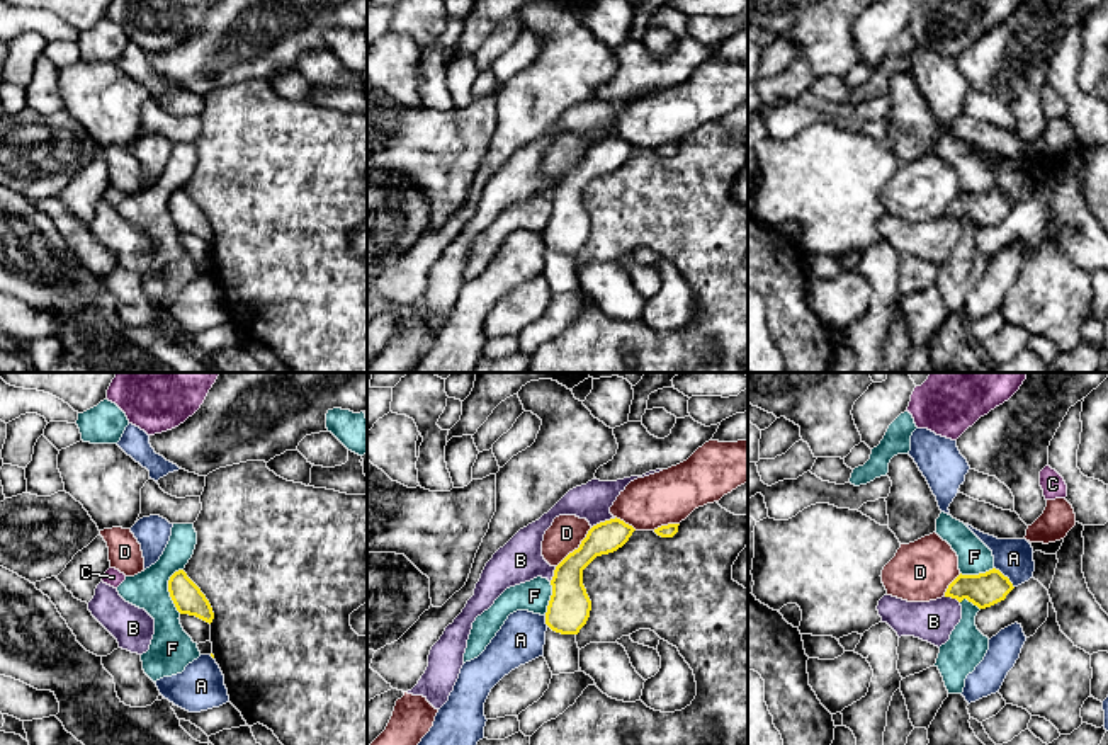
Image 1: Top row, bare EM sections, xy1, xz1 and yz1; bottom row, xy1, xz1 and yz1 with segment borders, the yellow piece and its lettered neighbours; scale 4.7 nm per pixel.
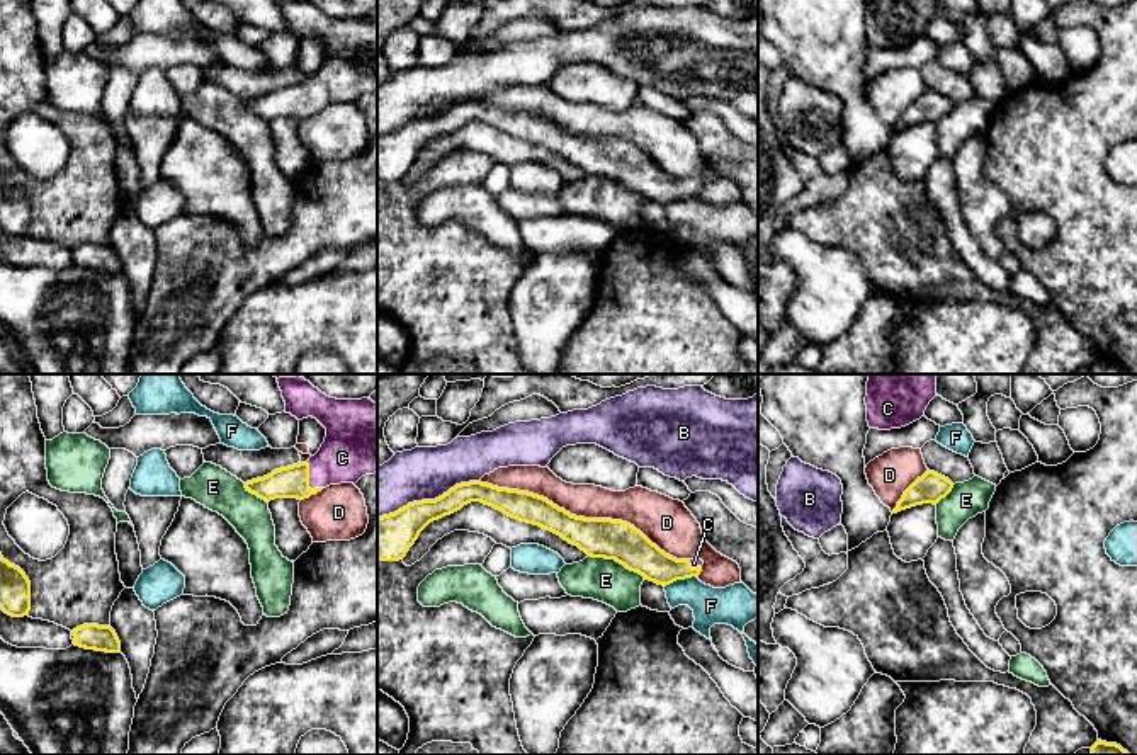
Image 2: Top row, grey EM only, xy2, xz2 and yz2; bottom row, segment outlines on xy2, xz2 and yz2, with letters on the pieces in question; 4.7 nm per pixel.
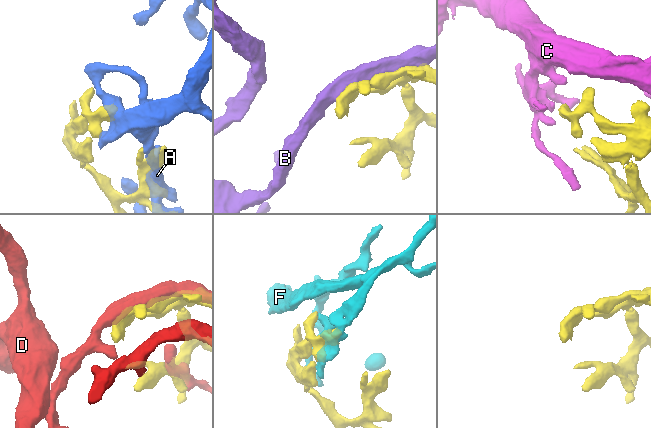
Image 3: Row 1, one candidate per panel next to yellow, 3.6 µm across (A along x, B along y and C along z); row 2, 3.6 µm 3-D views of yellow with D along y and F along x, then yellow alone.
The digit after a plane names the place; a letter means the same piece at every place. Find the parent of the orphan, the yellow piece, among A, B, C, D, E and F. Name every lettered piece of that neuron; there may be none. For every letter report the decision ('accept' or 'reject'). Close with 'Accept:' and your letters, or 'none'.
A: reject
B: reject
C: accept
D: reject
E: reject
F: reject
Accept: C

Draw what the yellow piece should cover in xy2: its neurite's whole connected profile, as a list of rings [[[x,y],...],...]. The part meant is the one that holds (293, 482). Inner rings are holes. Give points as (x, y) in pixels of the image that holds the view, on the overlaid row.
[[[284,376],[277,383],[286,413],[297,420],[316,418],[326,429],[326,437],[306,463],[246,481],[246,491],[265,502],[304,500],[330,485],[355,485],[362,476],[377,473],[377,403],[369,398],[330,398],[301,376]]]

